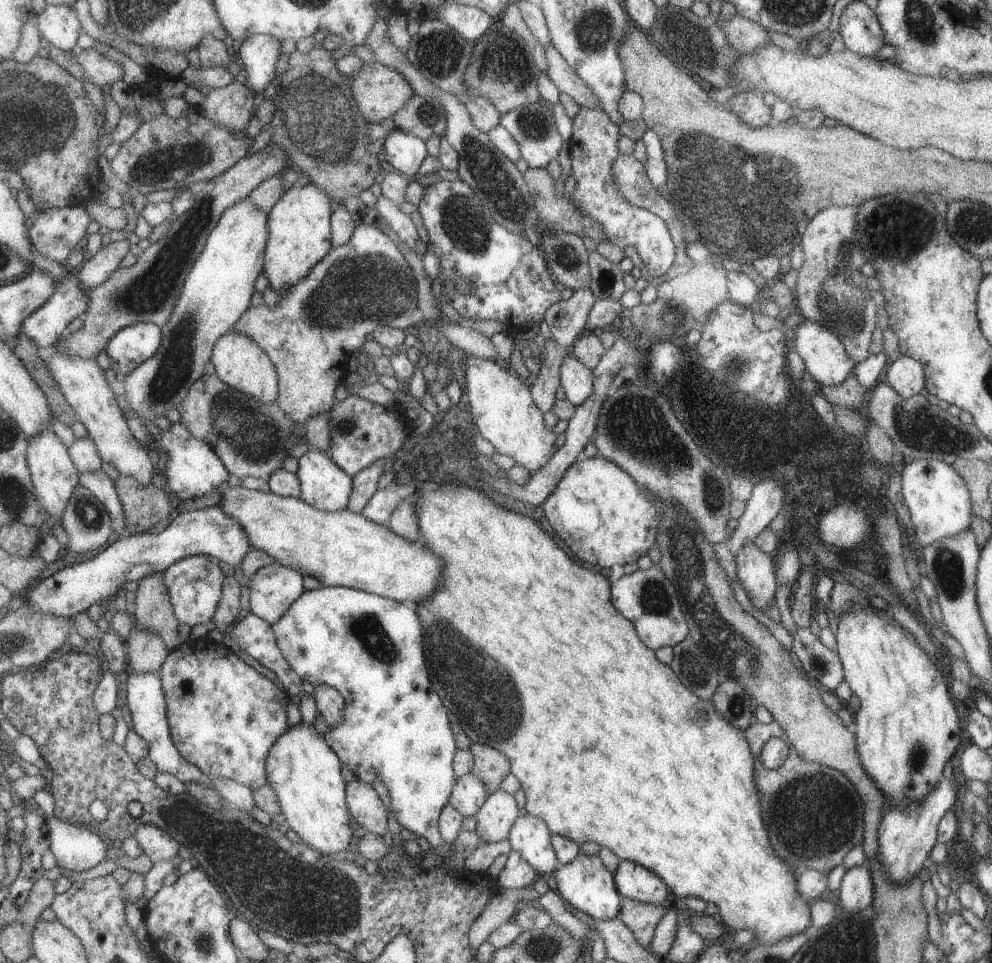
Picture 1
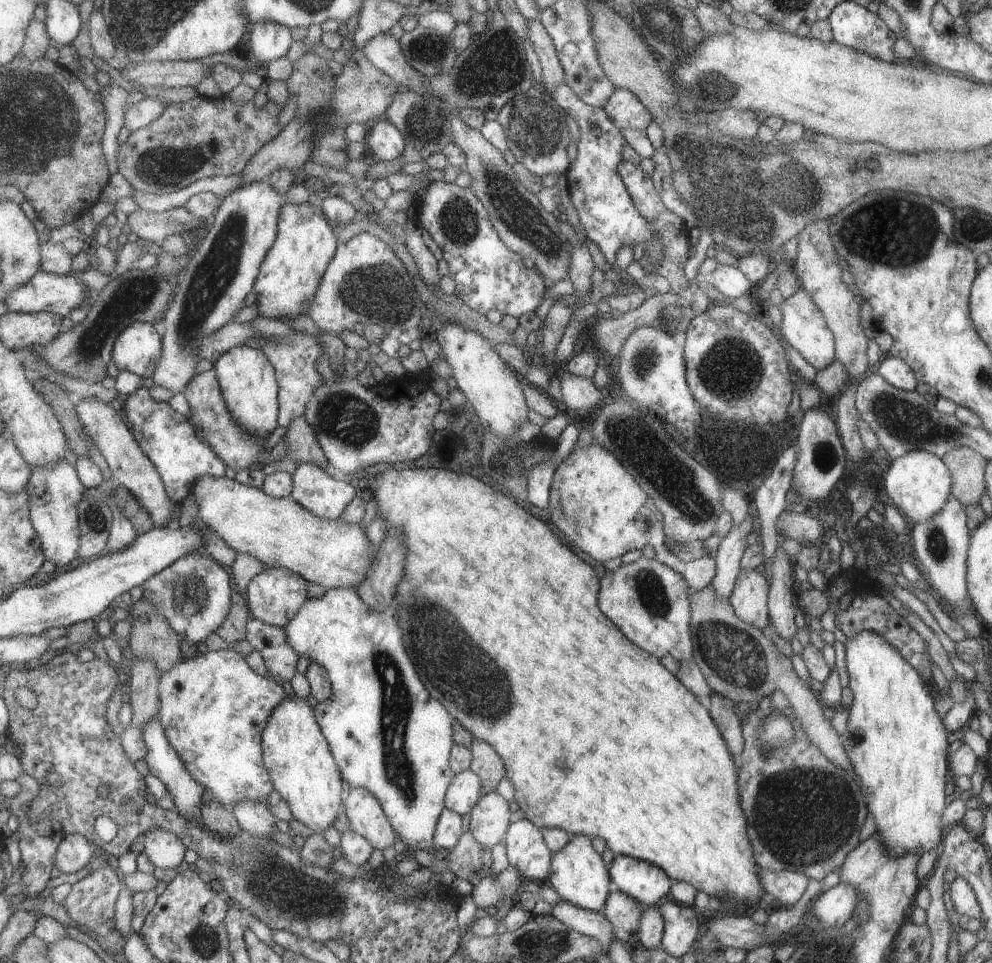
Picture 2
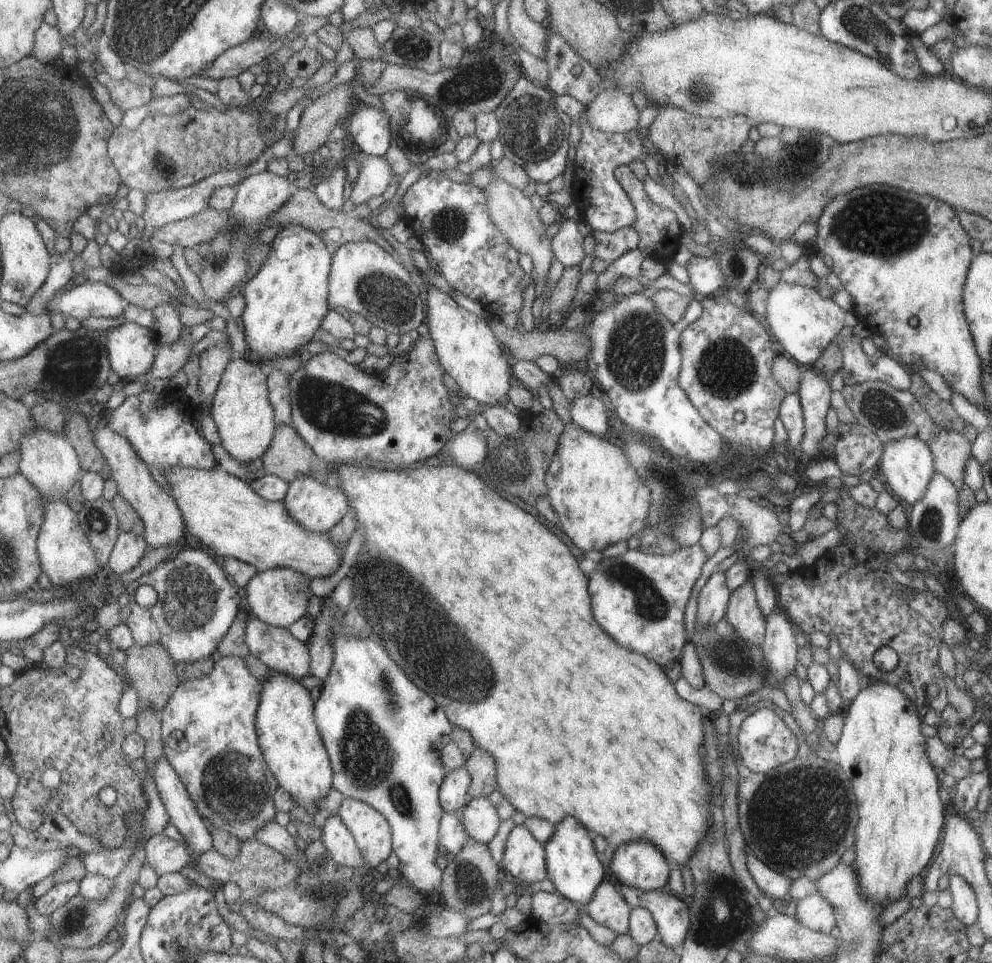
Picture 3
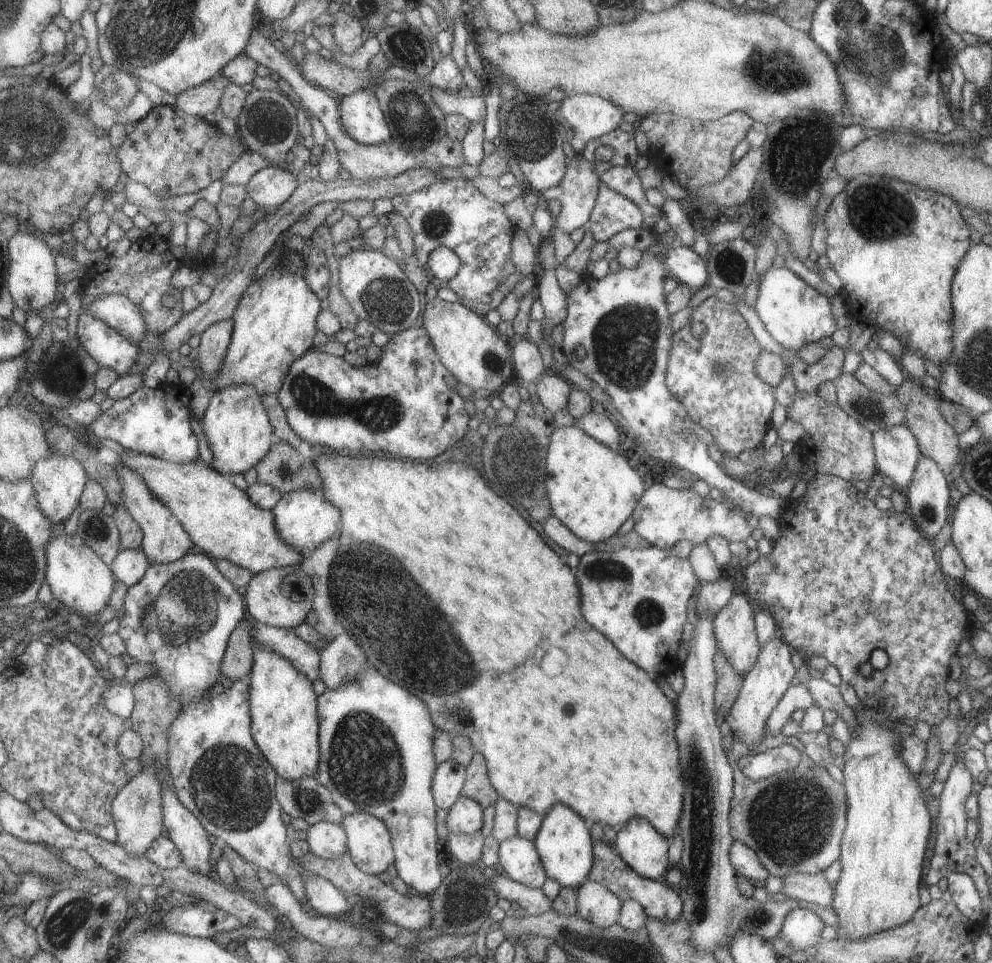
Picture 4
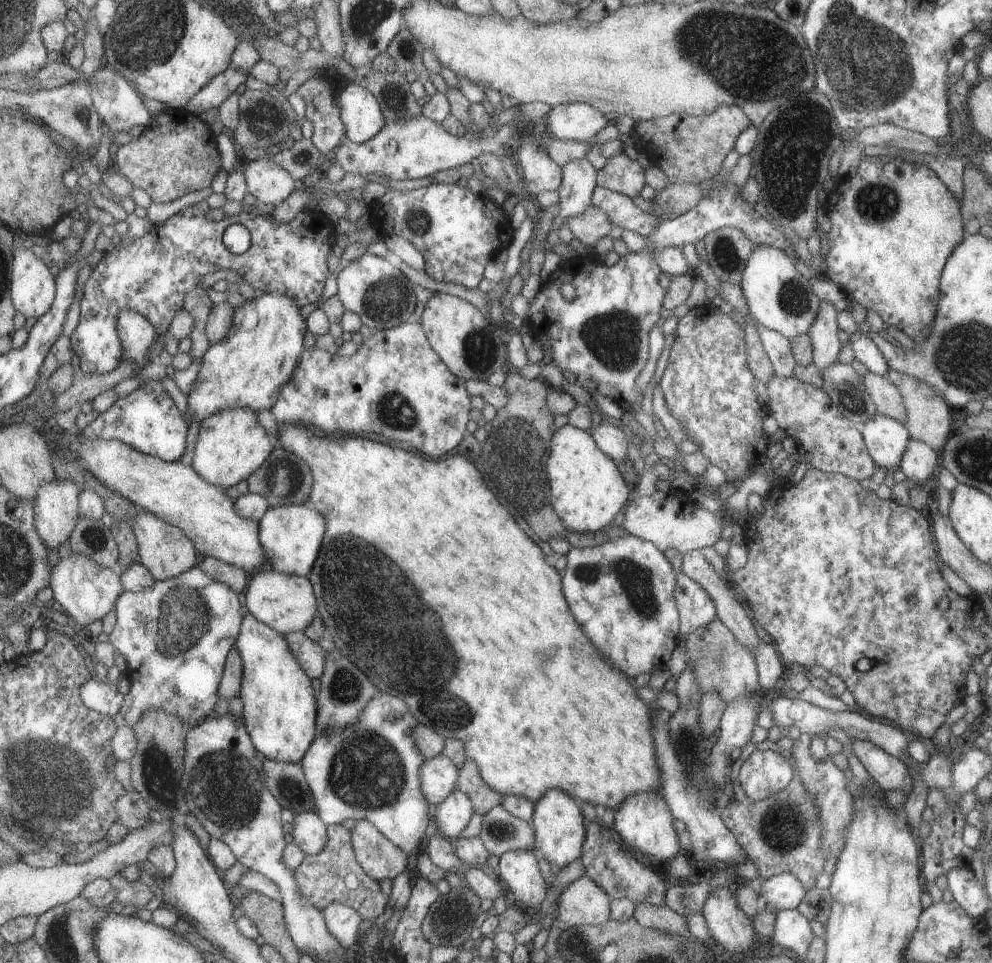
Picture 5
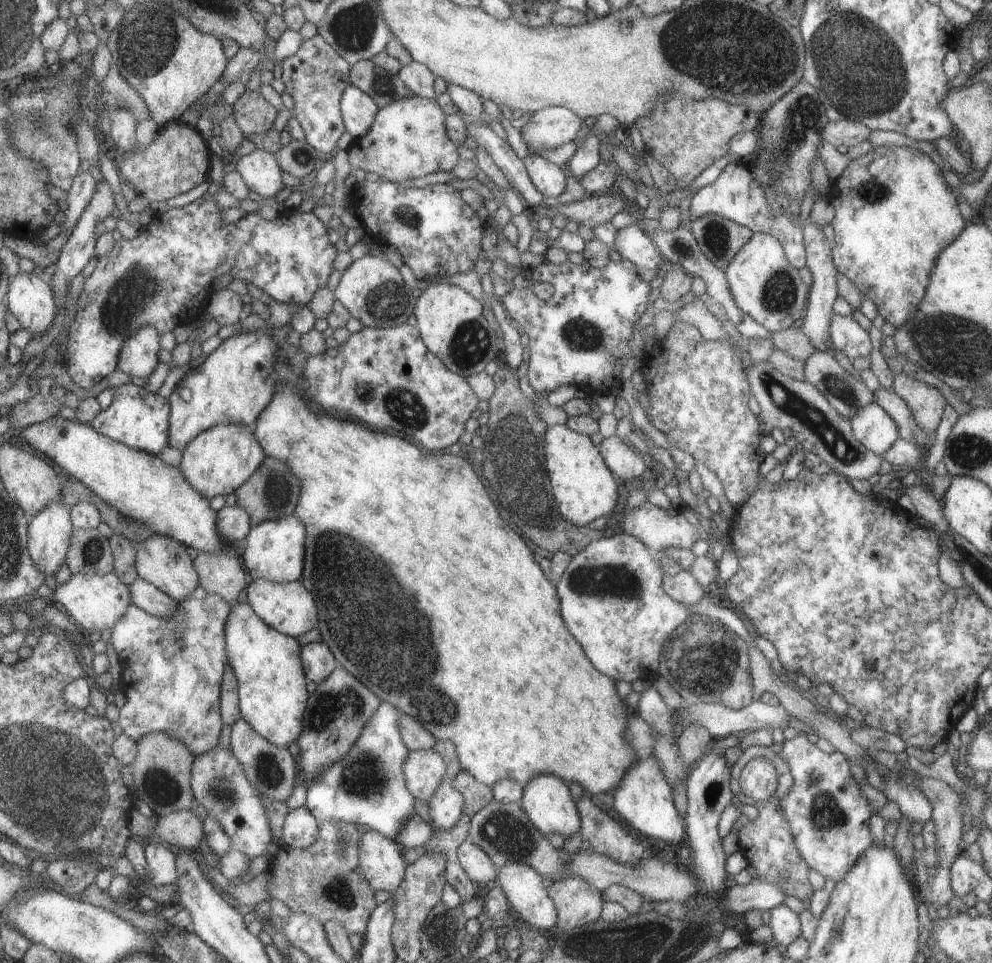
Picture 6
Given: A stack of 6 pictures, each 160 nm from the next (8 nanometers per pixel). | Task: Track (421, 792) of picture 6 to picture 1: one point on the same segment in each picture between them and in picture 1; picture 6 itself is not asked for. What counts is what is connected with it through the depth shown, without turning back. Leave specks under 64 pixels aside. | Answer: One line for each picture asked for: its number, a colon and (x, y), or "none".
1: (467, 794)
2: (462, 791)
3: (452, 796)
4: (449, 776)
5: (437, 775)

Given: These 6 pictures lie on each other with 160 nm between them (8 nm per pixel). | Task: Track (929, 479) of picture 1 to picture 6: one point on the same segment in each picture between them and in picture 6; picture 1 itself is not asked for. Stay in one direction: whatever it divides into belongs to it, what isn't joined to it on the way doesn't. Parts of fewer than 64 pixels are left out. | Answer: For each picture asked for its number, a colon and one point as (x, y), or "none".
2: (917, 483)
3: (906, 463)
4: (895, 450)
5: (885, 439)
6: (871, 425)

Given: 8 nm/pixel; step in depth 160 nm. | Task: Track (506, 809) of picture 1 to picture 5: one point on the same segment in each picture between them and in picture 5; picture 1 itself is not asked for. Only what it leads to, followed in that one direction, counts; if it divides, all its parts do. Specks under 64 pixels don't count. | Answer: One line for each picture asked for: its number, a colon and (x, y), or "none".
2: (489, 817)
3: (479, 819)
4: (464, 816)
5: (453, 812)

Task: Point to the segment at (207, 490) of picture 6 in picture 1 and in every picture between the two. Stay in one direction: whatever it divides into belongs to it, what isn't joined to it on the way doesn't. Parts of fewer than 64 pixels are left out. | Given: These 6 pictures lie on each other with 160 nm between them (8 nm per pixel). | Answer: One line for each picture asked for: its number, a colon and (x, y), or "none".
1: (239, 363)
2: (246, 379)
3: (244, 419)
4: (236, 428)
5: (231, 444)

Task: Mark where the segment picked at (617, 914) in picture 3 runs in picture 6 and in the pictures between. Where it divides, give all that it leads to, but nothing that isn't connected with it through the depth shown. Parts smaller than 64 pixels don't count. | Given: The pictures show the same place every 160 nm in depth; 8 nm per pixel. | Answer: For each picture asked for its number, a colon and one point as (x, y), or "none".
4: (594, 904)
5: (581, 902)
6: (576, 903)

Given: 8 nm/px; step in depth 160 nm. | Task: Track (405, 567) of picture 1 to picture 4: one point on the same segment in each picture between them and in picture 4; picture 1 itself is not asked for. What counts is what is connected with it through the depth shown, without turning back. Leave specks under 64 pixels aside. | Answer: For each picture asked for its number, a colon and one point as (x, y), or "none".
2: (278, 532)
3: (218, 509)
4: (219, 519)

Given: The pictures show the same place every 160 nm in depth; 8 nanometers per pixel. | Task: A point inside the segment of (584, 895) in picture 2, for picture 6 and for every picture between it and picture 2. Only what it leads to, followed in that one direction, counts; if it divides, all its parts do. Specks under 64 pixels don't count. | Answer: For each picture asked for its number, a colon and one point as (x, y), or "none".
3: (571, 862)
4: (563, 843)
5: (559, 828)
6: (547, 802)

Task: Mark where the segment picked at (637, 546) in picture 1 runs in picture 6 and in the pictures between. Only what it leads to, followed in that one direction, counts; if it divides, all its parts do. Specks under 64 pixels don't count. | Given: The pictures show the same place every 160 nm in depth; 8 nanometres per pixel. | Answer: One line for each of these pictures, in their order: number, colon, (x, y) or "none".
2: (594, 502)
3: (598, 497)
4: (591, 489)
5: (586, 489)
6: (584, 488)

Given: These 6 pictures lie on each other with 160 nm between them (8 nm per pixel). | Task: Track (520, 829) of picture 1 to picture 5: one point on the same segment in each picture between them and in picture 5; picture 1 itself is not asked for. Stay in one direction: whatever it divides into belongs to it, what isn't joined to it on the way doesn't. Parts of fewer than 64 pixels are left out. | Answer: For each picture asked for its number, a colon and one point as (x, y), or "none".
2: (526, 851)
3: (523, 857)
4: (518, 860)
5: (518, 870)

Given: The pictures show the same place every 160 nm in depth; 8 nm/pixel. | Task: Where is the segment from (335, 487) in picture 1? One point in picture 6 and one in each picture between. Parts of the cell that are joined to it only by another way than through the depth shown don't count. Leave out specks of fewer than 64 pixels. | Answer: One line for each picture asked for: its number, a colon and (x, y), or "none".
2: (325, 496)
3: (312, 505)
4: (302, 519)
5: (290, 535)
6: (273, 550)

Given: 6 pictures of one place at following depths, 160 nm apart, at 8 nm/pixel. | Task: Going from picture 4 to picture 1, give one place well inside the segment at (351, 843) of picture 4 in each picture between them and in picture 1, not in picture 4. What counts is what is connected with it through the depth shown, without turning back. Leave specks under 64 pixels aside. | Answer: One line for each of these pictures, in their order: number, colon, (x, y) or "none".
1: (363, 803)
2: (366, 818)
3: (371, 832)

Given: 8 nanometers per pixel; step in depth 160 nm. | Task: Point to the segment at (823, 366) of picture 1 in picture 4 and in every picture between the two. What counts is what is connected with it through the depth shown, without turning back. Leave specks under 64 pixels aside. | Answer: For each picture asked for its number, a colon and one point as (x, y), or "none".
2: (802, 325)
3: (803, 322)
4: (793, 313)

